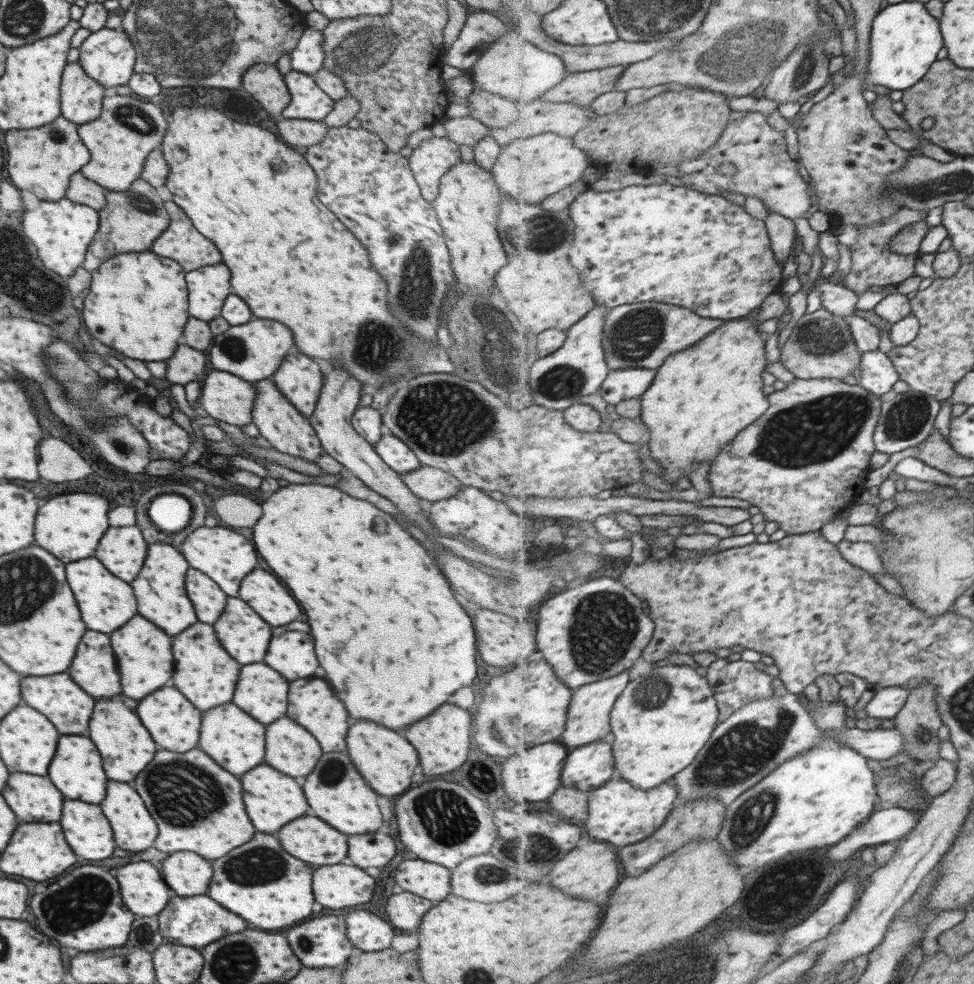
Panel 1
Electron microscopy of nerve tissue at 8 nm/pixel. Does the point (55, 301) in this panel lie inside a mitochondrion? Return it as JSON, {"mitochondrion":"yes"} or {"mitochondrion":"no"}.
{"mitochondrion":"no"}

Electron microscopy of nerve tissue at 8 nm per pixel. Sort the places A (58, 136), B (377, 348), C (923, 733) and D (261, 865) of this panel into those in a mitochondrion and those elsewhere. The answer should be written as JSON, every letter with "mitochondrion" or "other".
{"A":"mitochondrion","B":"mitochondrion","C":"mitochondrion","D":"mitochondrion"}

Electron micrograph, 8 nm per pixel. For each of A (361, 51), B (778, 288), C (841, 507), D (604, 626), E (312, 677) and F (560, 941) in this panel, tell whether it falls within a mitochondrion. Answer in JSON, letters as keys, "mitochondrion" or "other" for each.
{"A":"mitochondrion","B":"other","C":"other","D":"mitochondrion","E":"other","F":"other"}

